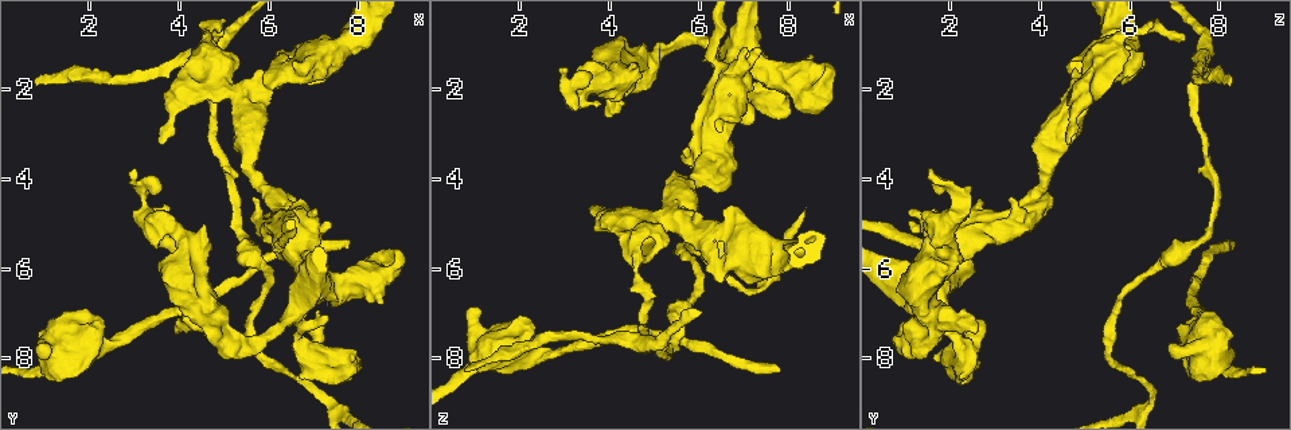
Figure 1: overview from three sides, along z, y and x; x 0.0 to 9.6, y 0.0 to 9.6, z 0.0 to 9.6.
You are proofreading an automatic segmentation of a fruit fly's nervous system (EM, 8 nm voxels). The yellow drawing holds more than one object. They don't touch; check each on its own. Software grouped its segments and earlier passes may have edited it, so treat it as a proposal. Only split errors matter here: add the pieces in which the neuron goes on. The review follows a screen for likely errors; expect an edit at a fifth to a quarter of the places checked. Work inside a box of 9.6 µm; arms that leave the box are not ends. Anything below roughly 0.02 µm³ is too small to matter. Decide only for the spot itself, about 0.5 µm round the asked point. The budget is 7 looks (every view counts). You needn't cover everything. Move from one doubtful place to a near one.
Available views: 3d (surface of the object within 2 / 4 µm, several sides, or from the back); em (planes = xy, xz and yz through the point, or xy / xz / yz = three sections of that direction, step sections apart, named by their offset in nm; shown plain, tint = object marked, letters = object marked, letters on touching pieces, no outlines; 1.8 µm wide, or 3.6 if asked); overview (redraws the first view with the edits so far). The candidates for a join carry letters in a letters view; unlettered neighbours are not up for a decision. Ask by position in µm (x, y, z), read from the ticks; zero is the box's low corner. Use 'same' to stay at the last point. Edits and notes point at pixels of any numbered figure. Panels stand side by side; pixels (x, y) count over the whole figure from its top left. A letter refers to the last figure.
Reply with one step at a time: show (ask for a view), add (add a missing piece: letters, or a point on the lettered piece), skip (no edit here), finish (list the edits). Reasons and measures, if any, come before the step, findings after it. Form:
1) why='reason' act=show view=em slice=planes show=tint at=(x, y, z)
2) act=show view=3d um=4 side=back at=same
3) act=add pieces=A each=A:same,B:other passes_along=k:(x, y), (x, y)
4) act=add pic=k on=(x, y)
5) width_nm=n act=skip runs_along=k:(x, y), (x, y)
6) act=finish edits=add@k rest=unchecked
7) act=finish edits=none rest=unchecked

why='thick end' act=show view=em slice=yz step=16 show=letters at=(6.75, 4.50, 2.65)

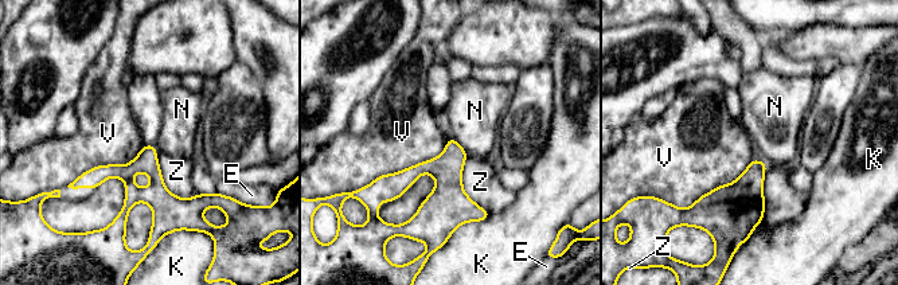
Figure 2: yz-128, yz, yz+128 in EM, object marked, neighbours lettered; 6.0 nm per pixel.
act=show view=em slice=planes show=letters at=same

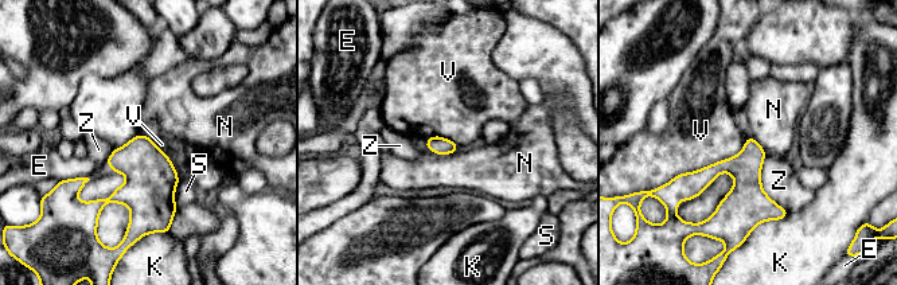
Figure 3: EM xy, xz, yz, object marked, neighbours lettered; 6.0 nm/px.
longest_contact=V:550nm act=skip each=E:other,K:other,N:other,S:other,V:other,Z:other border=3:(747, 137), (736, 155), (665, 184) found='no lettered piece goes on from it'

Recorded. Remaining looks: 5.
why='closes a loop' act=show view=em slice=planes show=letters at=(5.95, 1.95, 5.00)

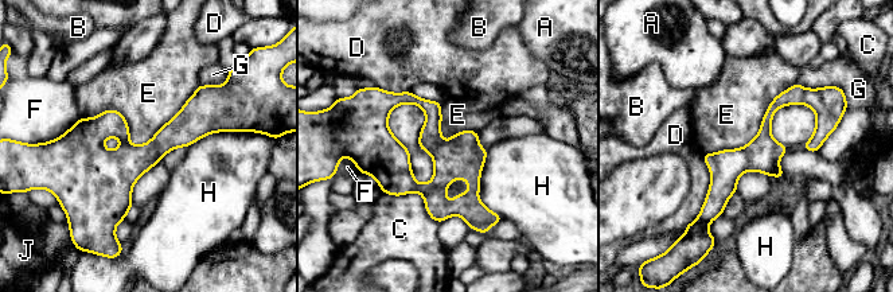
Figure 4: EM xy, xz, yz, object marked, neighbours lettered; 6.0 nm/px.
width_nm=220 act=skip each=A:other,B:other,C:other,D:other,E:other,F:other,G:other,H:other,J:other border=4:(199, 84), (81, 117) found='no lettered piece goes on from it'

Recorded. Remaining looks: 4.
why='sudden change in width' act=show view=em slice=xy step=8 show=tint at=(5.80, 5.85, 6.70)

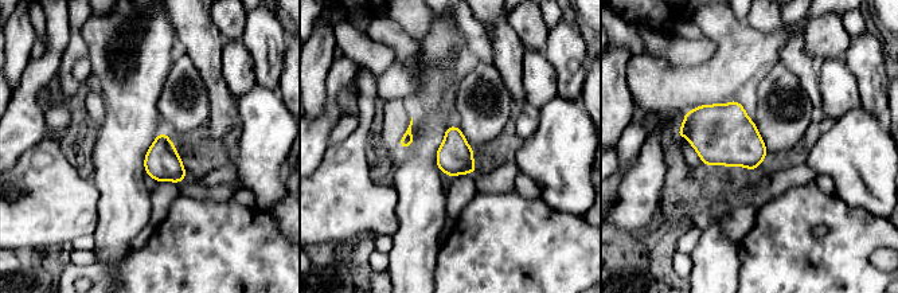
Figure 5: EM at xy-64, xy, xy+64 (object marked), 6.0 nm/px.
why='another direction' act=show view=em slice=planes show=letters at=same

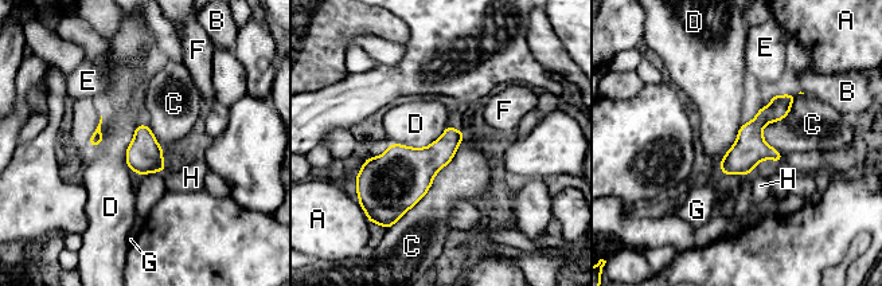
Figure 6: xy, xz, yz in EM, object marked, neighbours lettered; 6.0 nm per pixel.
act=skip each=A:other,B:other,C:other,D:other,E:other,F:other,G:other,H:other border=6:(448, 124), (426, 147), (390, 144) found='no lettered piece goes on from it'

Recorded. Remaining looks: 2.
act=finish edits=none rest=unchecked

